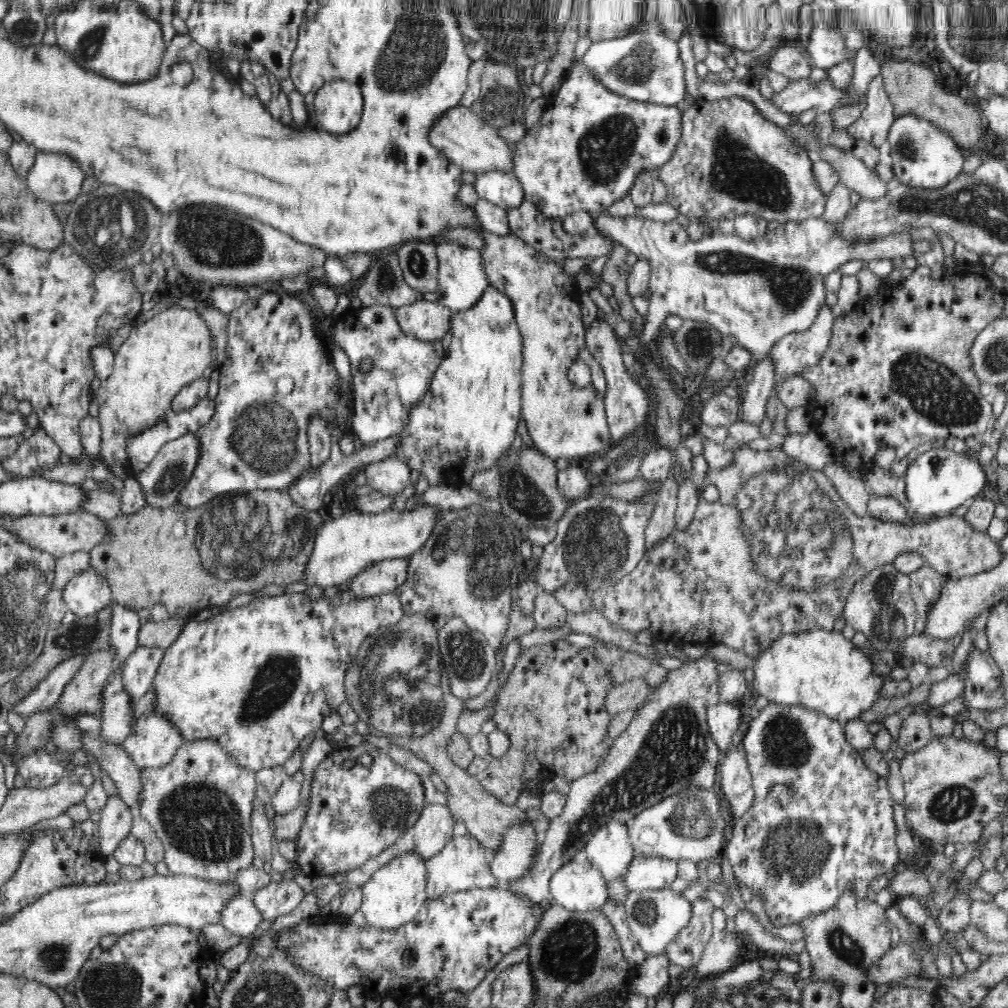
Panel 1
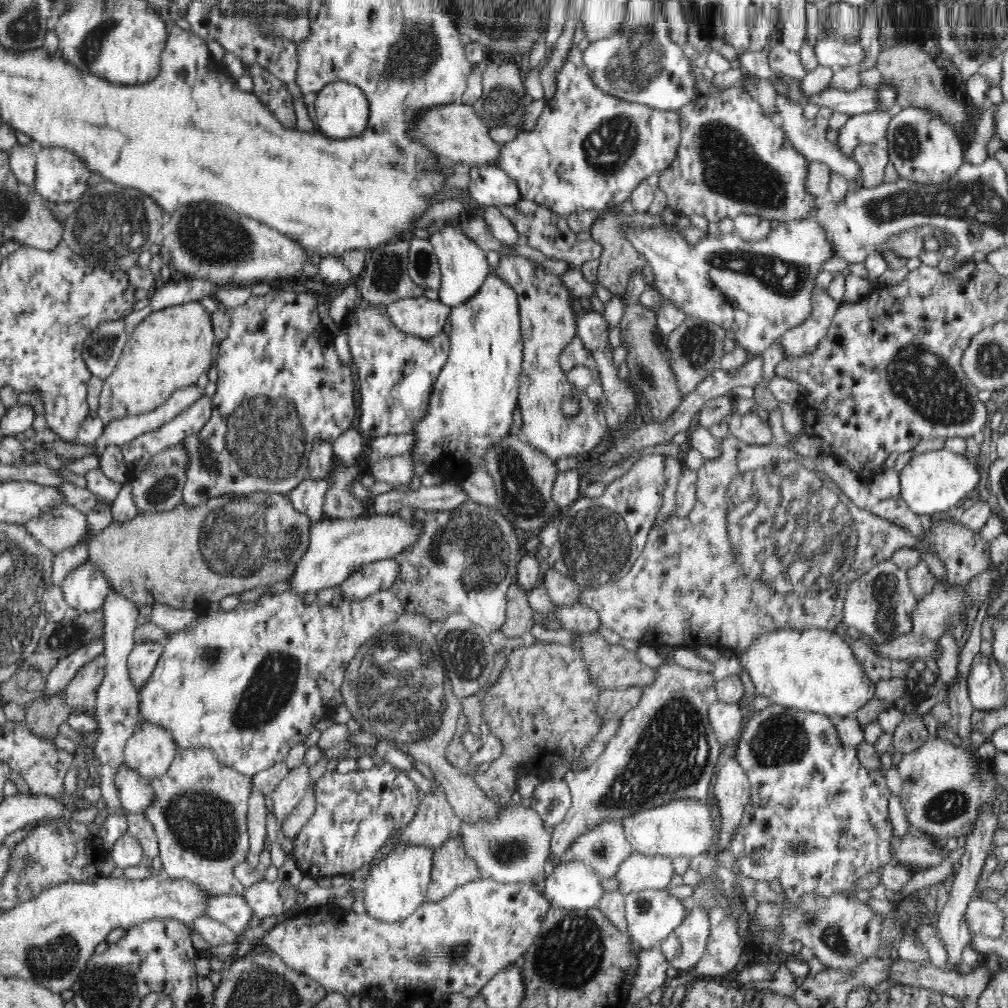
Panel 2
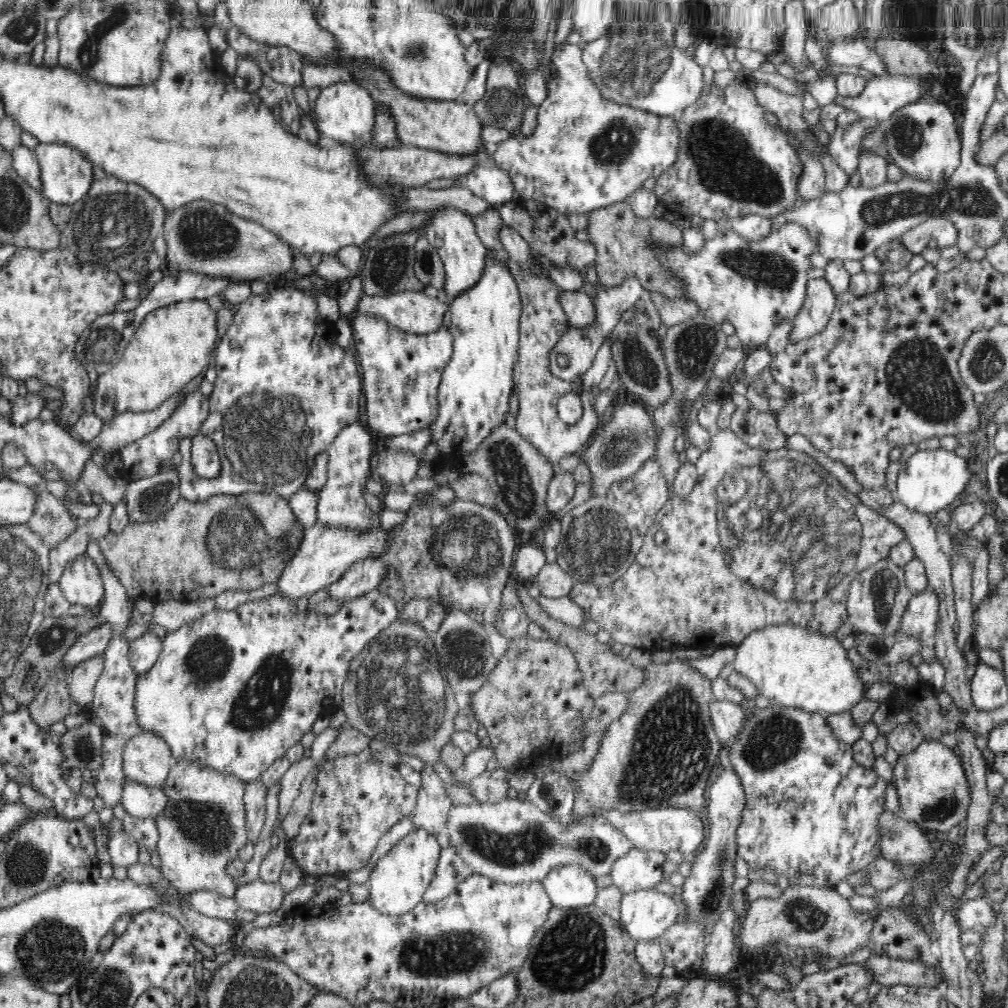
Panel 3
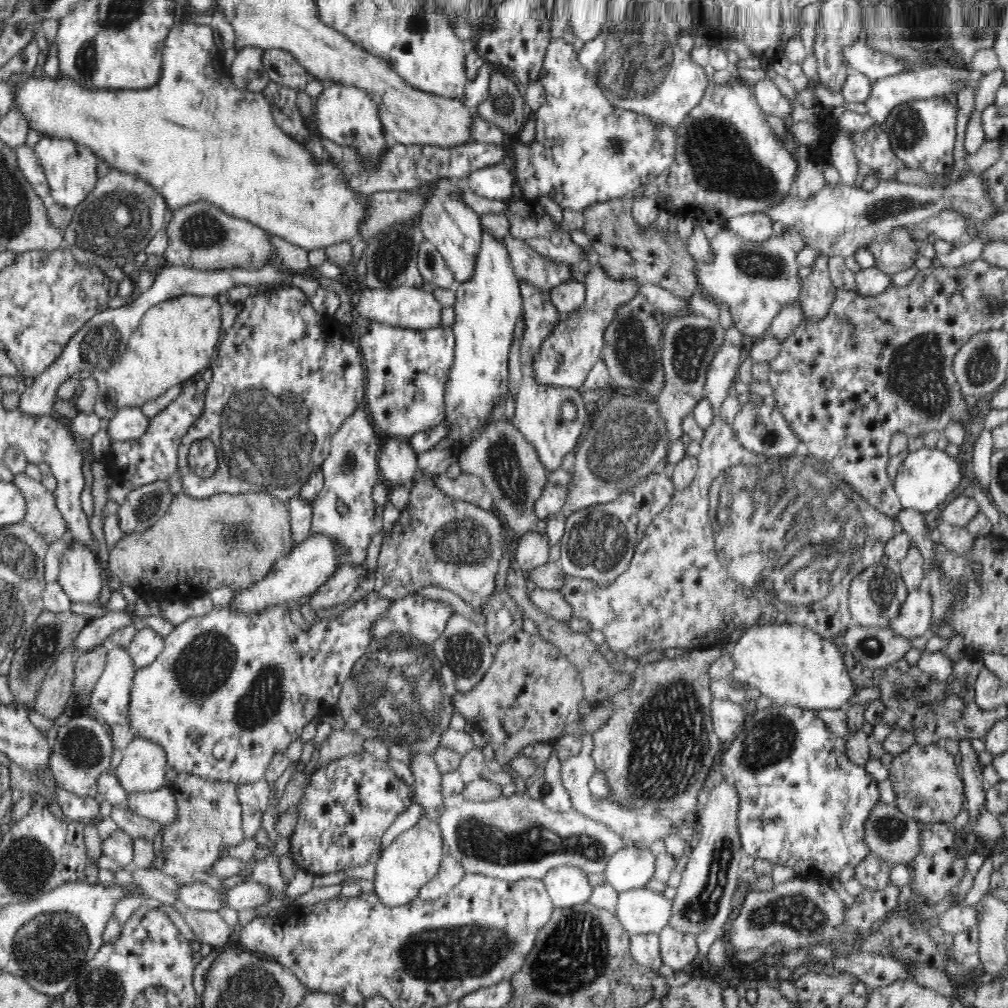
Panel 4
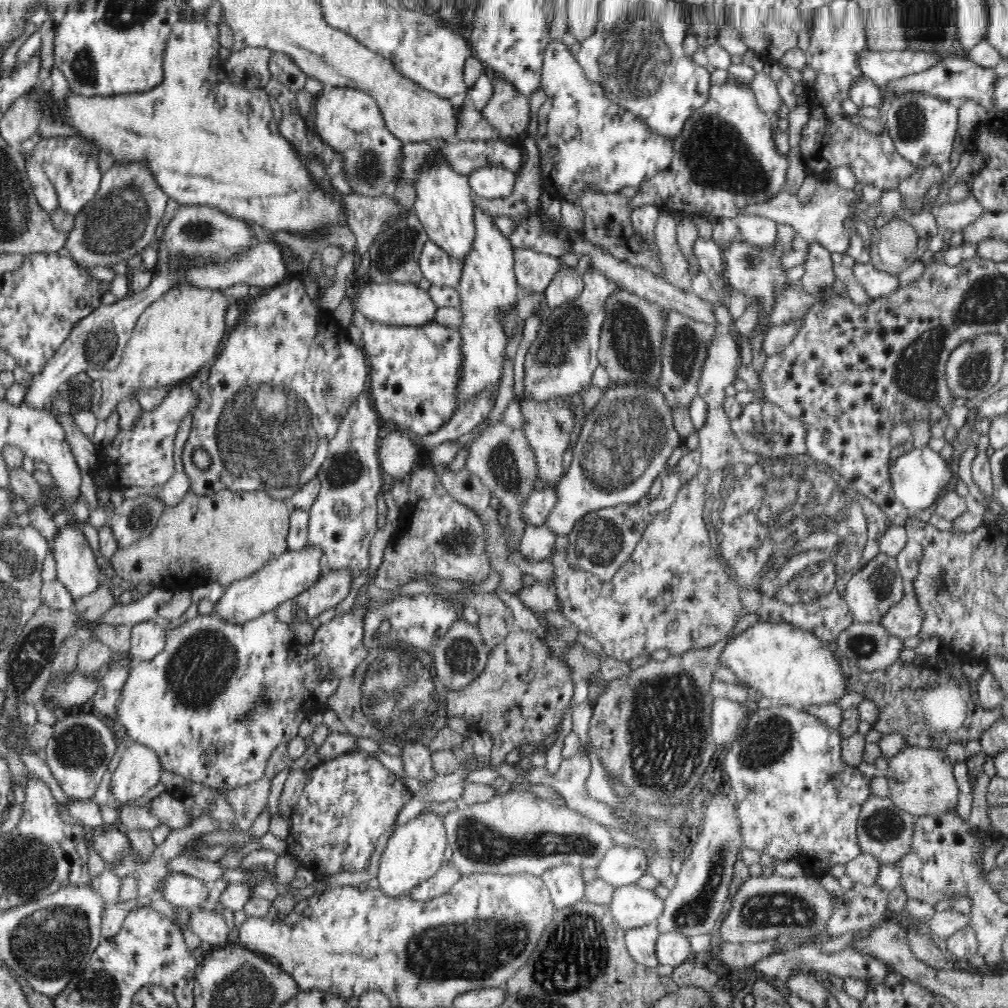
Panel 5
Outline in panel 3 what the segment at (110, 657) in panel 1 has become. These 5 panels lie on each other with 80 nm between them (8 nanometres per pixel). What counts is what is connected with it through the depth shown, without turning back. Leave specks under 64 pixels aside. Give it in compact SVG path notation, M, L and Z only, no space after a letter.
M102 654L92 656L74 666L67 678L70 698L80 706L90 706L94 700L95 684L102 674L105 658Z

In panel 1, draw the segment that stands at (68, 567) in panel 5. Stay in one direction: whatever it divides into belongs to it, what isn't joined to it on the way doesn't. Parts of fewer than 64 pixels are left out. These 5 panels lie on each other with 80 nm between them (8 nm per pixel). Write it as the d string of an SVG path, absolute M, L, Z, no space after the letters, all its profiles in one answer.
M91 567L74 576L64 586L63 597L67 607L79 620L95 615L108 607L111 600L111 588Z

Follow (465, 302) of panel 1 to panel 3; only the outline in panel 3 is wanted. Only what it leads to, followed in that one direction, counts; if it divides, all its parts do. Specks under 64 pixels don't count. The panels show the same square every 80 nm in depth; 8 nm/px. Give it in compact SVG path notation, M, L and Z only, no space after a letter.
M440 206L440 208L442 209L433 216L433 219L425 222L421 231L422 236L426 236L442 259L445 283L441 290L441 297L450 303L482 278L482 272L486 266L487 248L477 235L472 216L451 206Z

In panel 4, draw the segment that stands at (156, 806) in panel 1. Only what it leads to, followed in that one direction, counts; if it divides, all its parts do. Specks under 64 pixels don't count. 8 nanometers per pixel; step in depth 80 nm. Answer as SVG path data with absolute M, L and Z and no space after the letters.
M180 771L169 787L174 793L177 809L175 810L175 819L167 825L162 825L162 857L164 857L164 866L162 873L168 875L176 881L178 887L192 885L193 883L206 883L210 886L224 901L228 888L223 888L222 879L213 874L211 868L217 861L225 857L224 853L230 847L238 846L246 837L242 830L242 805L238 801L238 783L225 781L210 781L194 773Z

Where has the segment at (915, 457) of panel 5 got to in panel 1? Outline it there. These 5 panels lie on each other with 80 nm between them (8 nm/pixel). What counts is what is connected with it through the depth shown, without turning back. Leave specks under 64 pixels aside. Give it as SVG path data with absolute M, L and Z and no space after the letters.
M930 449L918 455L909 464L905 474L906 497L910 510L922 515L925 519L950 514L963 506L966 500L978 497L986 486L986 471L978 463L978 458L967 457L966 454L940 449Z

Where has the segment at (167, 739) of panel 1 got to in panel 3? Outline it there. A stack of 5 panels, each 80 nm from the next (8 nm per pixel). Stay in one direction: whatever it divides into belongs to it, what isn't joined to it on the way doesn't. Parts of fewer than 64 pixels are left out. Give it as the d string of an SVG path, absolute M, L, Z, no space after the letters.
M141 729L124 747L122 771L126 781L161 787L172 765L170 745L160 735Z

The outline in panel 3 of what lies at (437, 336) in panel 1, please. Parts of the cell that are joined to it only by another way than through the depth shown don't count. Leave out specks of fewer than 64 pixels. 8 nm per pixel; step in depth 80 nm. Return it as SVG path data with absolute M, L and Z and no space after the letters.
M424 291L398 292L390 296L364 296L359 300L356 310L365 315L378 315L378 317L388 321L392 326L412 334L425 335L436 332L442 325L442 318L448 312L450 303L442 297L432 298Z

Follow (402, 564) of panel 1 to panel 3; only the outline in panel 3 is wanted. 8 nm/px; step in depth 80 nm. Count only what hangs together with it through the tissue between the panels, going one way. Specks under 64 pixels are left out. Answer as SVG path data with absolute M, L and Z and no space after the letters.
M378 558L358 560L342 574L342 578L328 586L329 597L345 603L351 599L363 597L370 590L377 589L386 578L386 563Z

